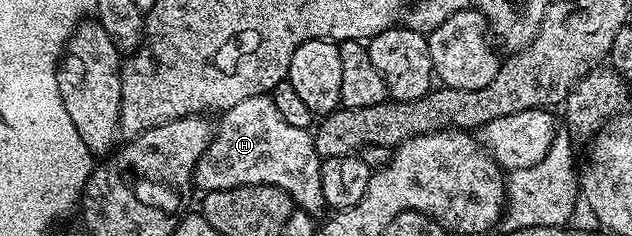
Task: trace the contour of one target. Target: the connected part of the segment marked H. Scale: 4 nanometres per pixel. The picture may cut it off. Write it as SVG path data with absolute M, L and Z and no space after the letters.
M270 94L249 97L245 101L237 101L237 105L228 107L218 116L213 127L213 134L205 153L195 166L193 183L200 192L220 191L221 189L233 189L245 185L273 185L282 191L288 191L291 202L298 210L307 211L310 215L318 216L319 210L327 207L325 193L321 193L321 165L323 159L315 149L315 141L312 132L306 127L289 125L285 117L273 105Z

